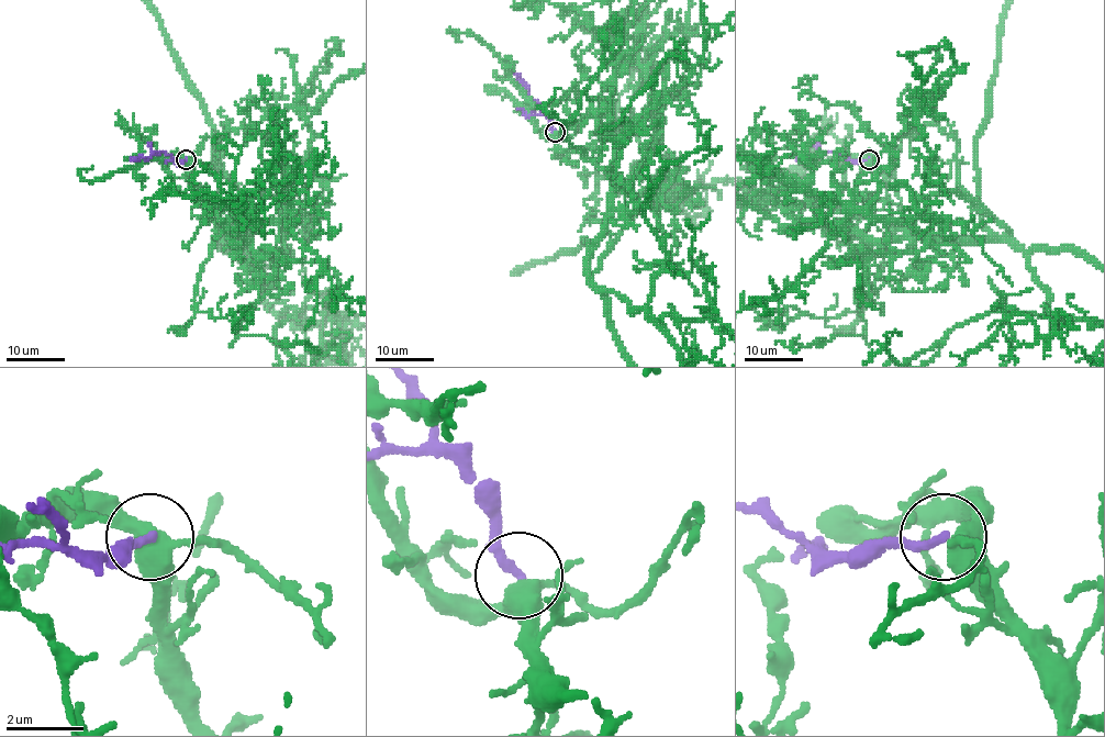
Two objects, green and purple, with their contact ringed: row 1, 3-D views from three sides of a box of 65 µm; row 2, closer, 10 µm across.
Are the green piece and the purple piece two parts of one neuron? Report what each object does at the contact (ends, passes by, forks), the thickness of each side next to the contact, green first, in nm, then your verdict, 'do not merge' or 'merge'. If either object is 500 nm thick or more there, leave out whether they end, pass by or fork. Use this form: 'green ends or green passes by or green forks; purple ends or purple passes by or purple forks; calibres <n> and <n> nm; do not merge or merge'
green forks; purple ends; calibres 440 and 240 nm; do not merge

